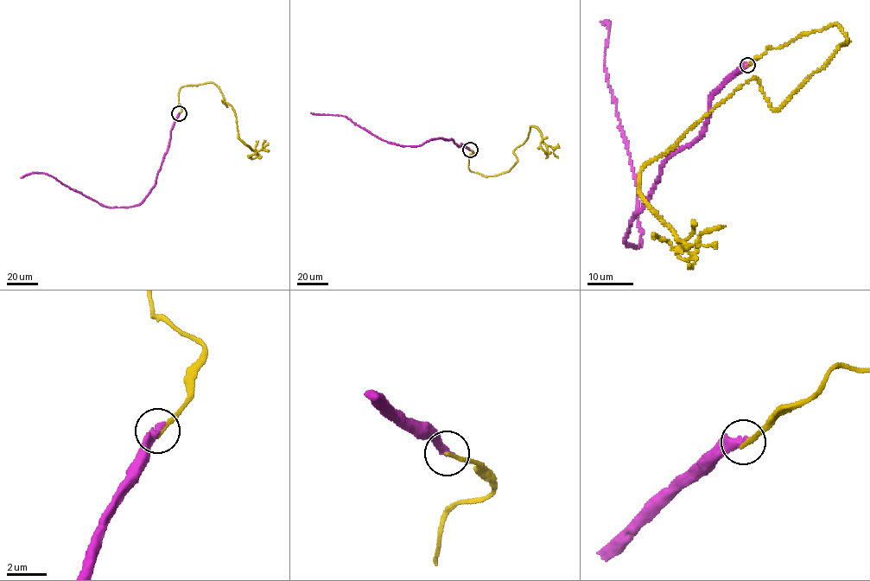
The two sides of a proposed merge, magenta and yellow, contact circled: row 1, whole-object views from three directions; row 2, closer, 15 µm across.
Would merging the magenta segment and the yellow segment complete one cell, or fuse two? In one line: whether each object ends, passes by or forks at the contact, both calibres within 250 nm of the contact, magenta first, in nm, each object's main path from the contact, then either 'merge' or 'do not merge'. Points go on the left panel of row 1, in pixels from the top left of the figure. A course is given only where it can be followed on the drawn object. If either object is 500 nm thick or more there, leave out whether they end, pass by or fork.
magenta ends there; yellow ends there; 440 nm thick on the magenta side, 200 nm on the other; magenta runs (179, 113), (155, 183), (140, 204), (128, 207), (105, 207), (47, 174), (32, 172), (20, 177); yellow runs (179, 113), (181, 86), (213, 83), (234, 111), (238, 136), (257, 154), (250, 156), (257, 153); do not merge

